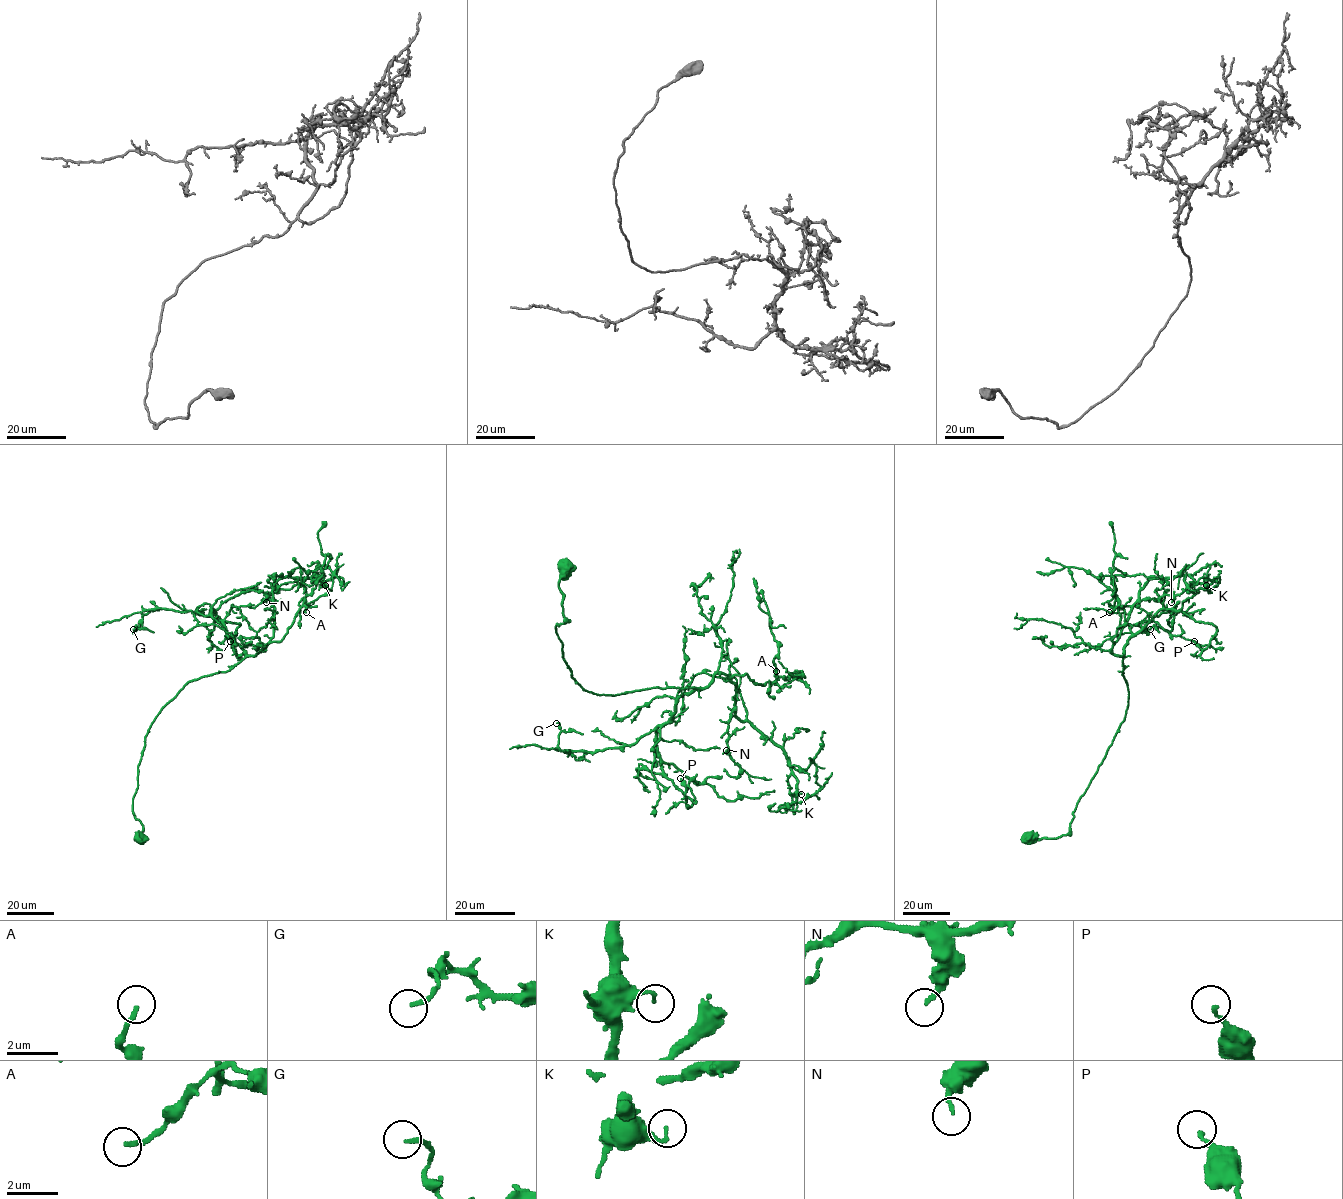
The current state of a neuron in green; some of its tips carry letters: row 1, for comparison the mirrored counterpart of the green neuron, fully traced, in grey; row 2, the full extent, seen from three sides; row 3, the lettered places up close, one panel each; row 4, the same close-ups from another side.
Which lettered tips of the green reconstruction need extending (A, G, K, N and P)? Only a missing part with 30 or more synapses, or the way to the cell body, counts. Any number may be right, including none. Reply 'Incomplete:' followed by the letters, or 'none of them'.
Incomplete: A

